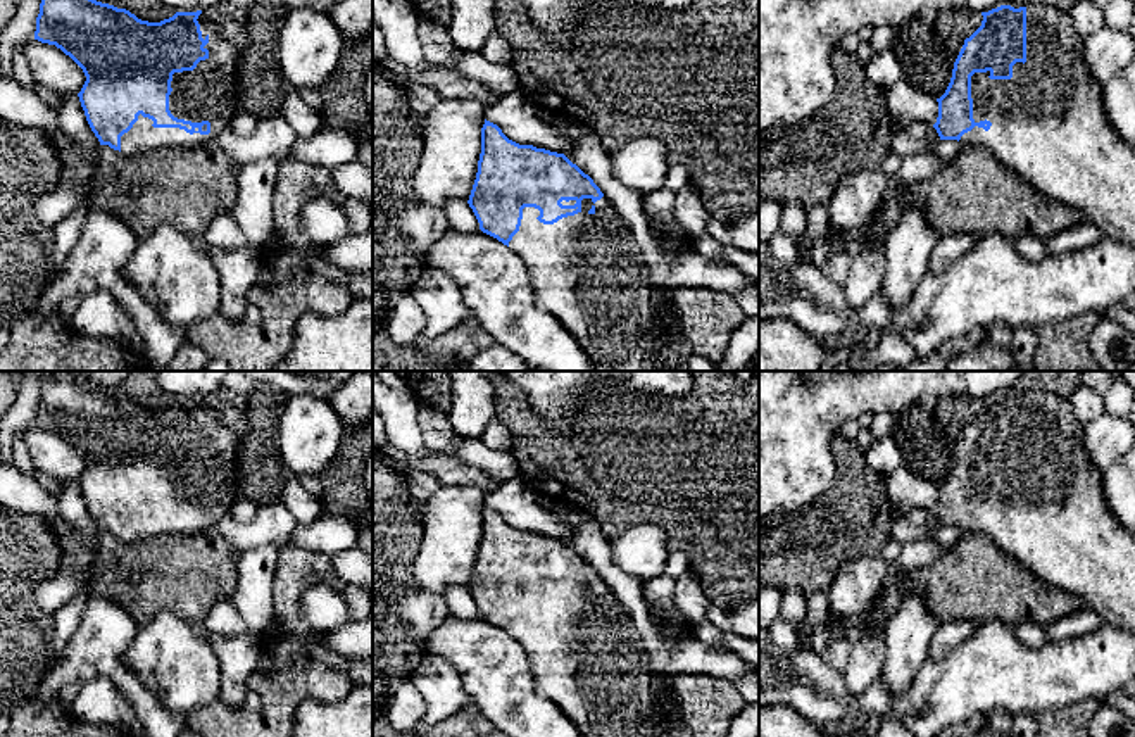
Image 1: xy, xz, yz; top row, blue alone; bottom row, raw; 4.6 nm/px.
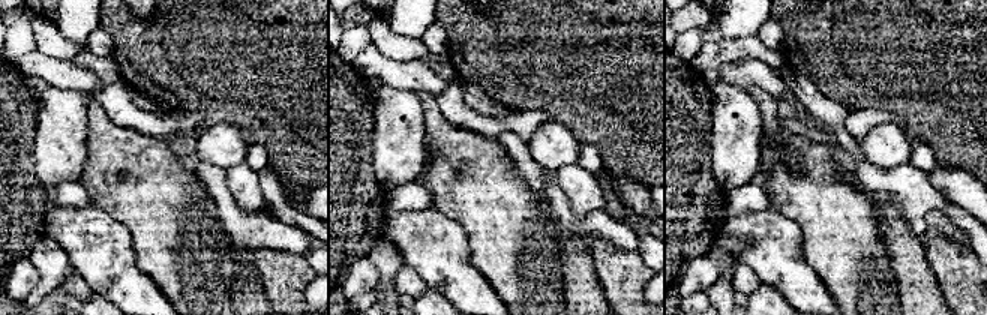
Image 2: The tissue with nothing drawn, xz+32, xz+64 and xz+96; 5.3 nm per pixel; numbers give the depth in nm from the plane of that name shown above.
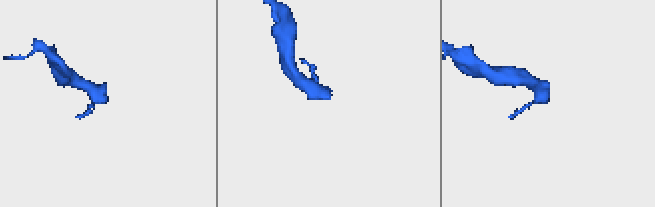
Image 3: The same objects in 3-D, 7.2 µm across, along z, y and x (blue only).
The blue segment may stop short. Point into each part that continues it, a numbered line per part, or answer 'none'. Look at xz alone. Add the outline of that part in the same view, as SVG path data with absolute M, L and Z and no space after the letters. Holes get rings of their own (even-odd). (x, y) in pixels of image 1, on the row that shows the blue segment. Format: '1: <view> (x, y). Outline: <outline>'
1: xz (585, 270). Outline: M605 197L581 200L581 211L574 216L543 224L535 207L523 209L519 231L509 242L524 262L536 307L552 314L580 343L595 371L647 371L654 364L655 335L668 324L664 307L671 302L671 290L655 287L642 250L631 230Z

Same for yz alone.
1: yz (1049, 126). Outline: M1047 3L1026 5L1026 62L1013 66L1011 79L990 79L990 71L971 76L973 119L990 121L988 131L975 126L961 136L961 145L983 145L1009 171L1026 180L1047 198L1078 209L1092 219L1106 238L1135 249L1135 145L1123 142L1111 126L1102 86L1083 57L1083 38L1075 31L1069 12Z

